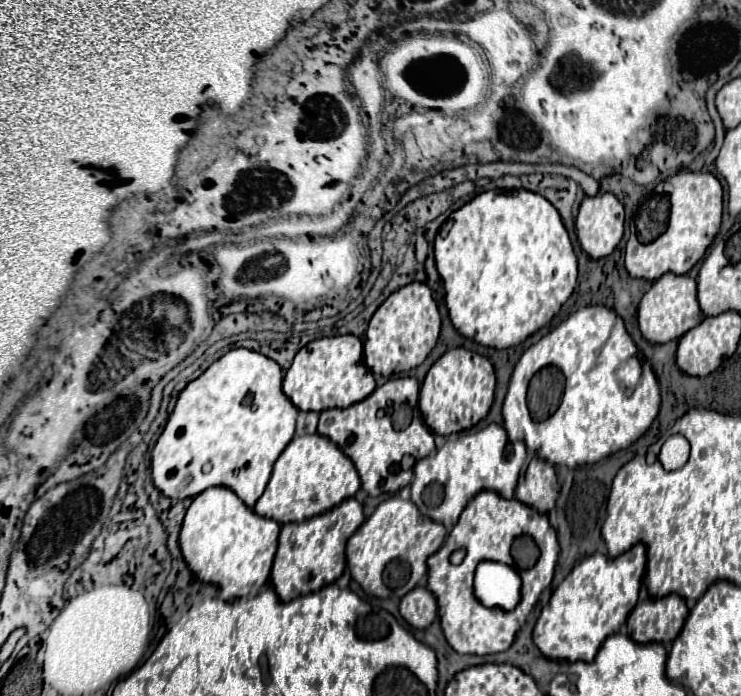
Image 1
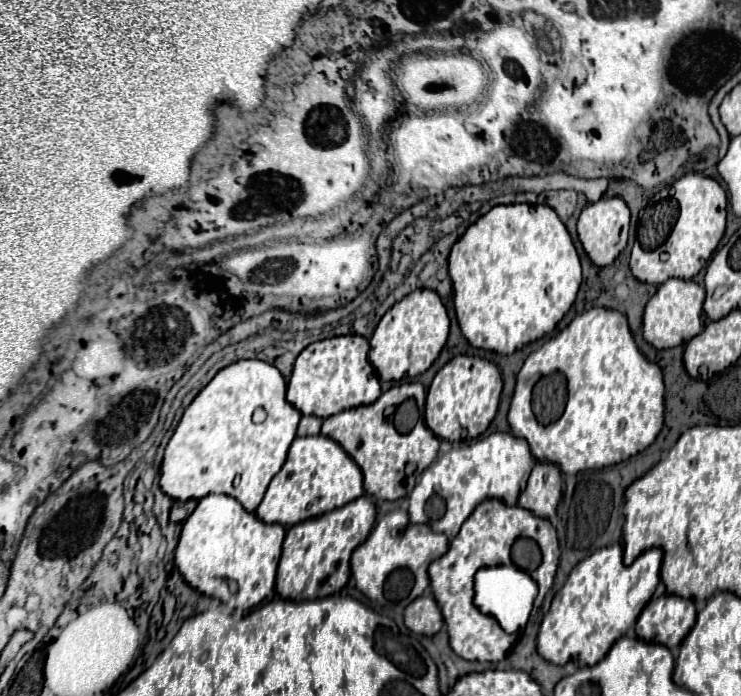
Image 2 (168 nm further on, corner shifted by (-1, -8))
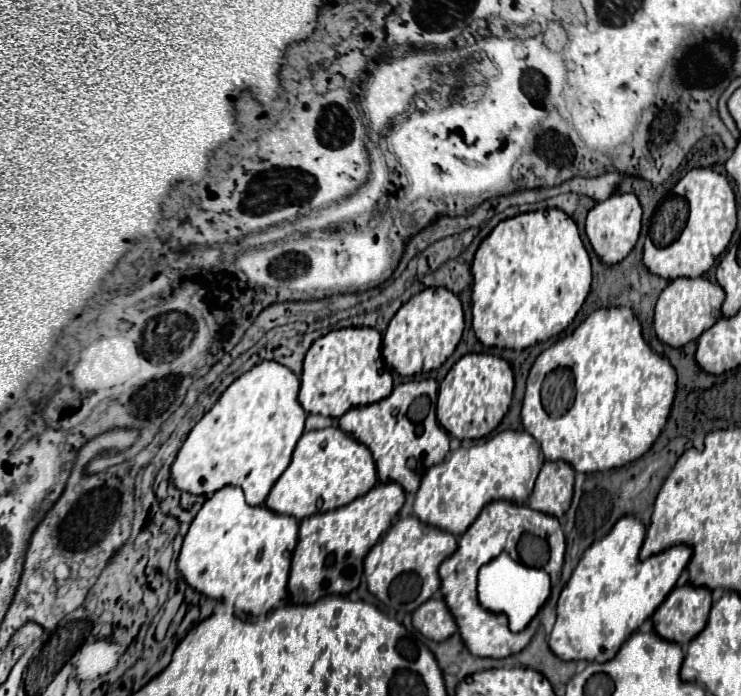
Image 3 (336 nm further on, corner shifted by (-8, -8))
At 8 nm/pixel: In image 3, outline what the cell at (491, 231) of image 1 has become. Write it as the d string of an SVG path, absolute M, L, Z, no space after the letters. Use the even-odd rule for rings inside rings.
M536 210L506 218L482 240L472 260L472 328L486 346L524 350L560 334L582 308L592 282L590 258L574 220L558 210Z

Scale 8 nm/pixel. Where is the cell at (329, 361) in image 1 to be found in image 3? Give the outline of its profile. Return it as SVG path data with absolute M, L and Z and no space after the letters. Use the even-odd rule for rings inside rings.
M342 328L318 338L306 358L300 378L300 404L308 414L340 418L350 408L374 404L392 392L392 374L380 354L382 336L374 328Z

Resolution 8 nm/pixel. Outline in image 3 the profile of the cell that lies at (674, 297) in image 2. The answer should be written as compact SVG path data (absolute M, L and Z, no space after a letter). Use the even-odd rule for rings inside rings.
M676 278L668 282L668 286L662 290L656 302L656 314L654 314L656 338L672 348L680 348L690 340L698 340L700 334L710 326L714 326L714 322L722 316L720 314L722 302L724 302L724 290L706 278Z

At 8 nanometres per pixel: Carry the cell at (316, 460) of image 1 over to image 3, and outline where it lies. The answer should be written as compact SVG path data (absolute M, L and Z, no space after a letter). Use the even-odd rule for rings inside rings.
M330 426L302 434L294 448L290 466L272 486L264 506L276 514L288 514L296 520L302 520L312 514L336 510L350 504L352 500L372 490L376 482L378 478L370 450L342 432L338 426Z

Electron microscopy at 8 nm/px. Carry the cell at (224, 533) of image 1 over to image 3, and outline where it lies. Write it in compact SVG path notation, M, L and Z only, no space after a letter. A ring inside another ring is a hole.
M226 486L214 492L192 520L180 550L178 570L194 590L230 602L250 616L266 616L286 594L296 540L296 518L274 514L266 506L250 506L240 488Z

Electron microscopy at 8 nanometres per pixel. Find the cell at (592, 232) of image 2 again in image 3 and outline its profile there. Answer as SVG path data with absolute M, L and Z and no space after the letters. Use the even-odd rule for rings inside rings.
M612 194L608 200L598 202L586 216L586 236L594 248L594 252L606 262L616 264L624 260L634 248L640 234L642 208L634 194Z

